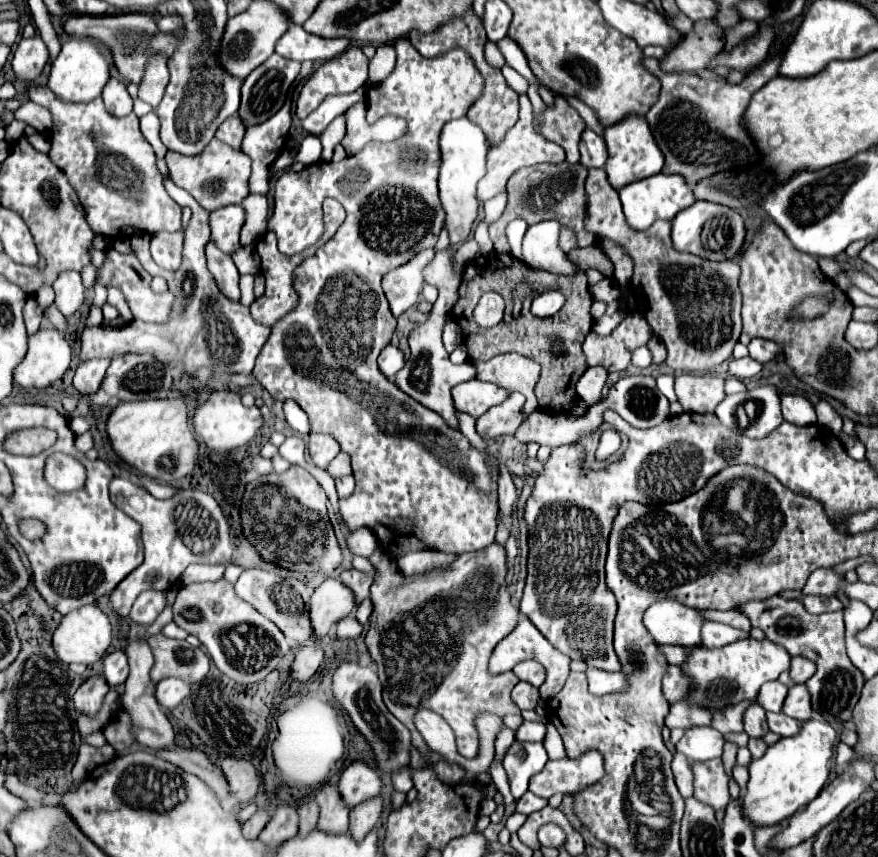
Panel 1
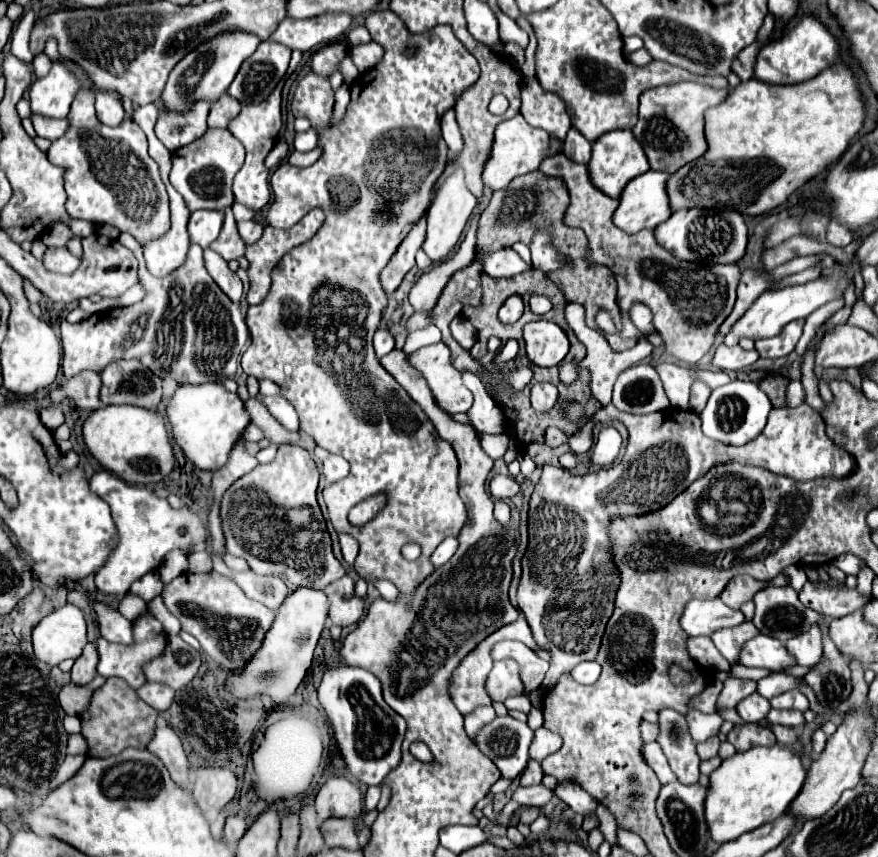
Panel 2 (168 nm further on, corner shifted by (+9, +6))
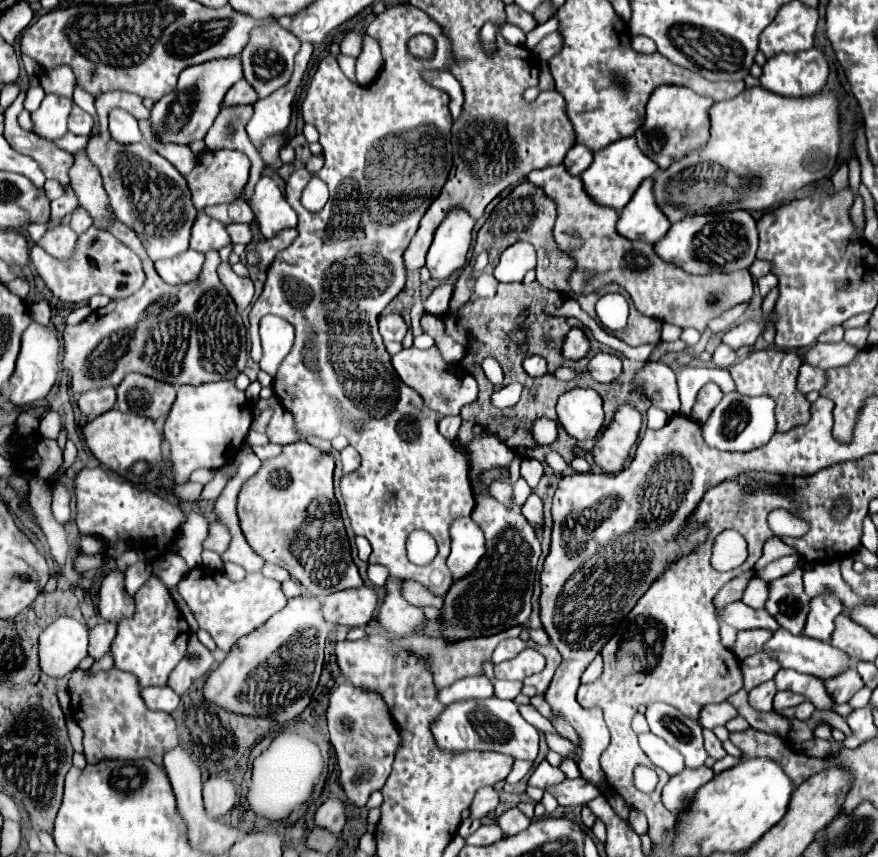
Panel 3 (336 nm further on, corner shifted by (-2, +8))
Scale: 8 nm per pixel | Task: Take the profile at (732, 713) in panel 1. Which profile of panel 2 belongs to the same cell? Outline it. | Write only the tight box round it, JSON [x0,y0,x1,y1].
[717,678,757,710]

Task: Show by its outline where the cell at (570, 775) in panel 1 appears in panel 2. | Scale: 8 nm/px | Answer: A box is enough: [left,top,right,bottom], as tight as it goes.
[521,760,543,786]

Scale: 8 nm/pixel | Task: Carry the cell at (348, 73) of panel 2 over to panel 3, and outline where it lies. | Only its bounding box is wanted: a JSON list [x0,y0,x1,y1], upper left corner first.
[340,32,364,56]

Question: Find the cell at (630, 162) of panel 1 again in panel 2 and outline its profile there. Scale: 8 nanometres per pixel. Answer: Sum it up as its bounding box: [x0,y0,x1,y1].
[587,130,649,198]

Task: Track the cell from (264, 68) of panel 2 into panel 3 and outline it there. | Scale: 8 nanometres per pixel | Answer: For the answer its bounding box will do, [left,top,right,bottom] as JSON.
[240,22,300,98]

